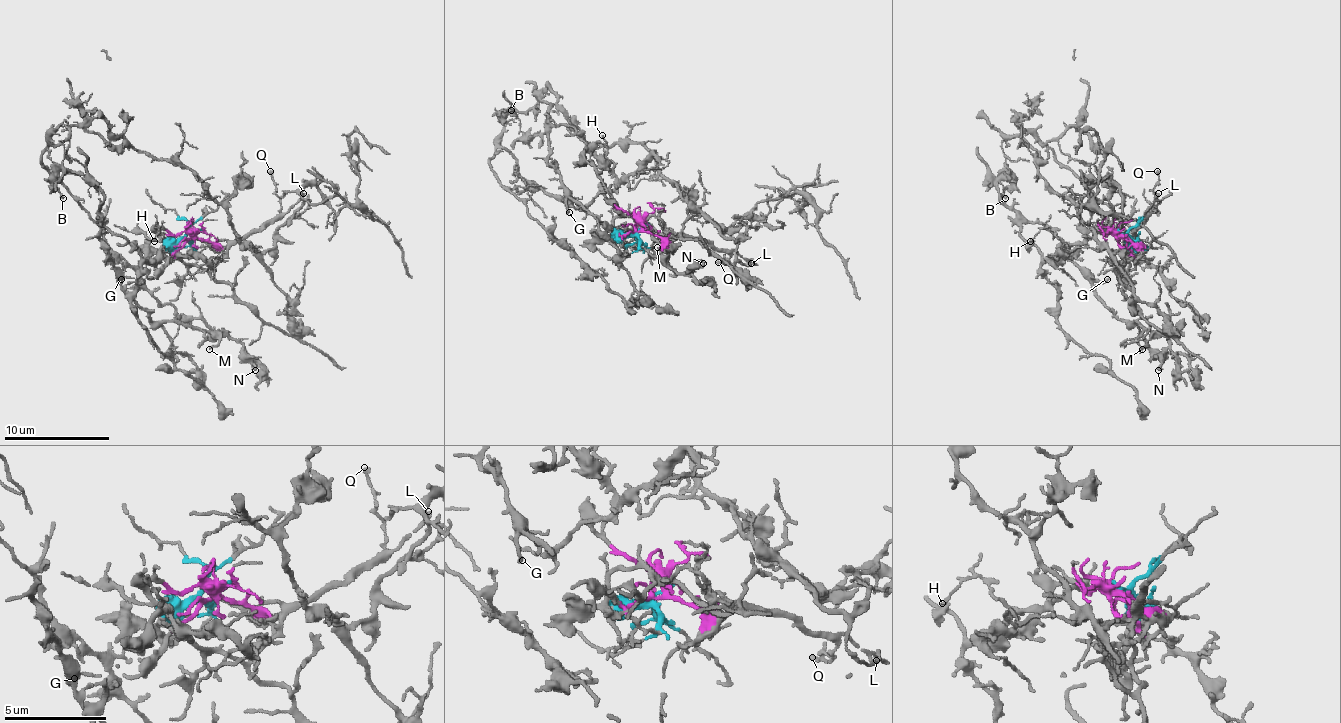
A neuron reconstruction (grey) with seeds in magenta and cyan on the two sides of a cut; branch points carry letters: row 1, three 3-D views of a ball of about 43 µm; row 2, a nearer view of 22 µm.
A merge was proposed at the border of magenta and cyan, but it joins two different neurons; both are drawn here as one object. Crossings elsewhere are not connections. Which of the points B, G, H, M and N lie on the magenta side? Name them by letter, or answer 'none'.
B, G, H, M, N

